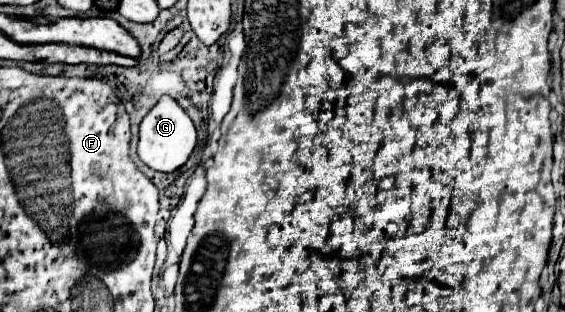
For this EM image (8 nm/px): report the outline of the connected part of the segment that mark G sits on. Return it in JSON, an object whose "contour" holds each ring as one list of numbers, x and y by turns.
{"contour":[[169,95,161,97,159,103,141,121,141,127,139,127,139,149,137,151,139,151,141,161,147,167,155,169,155,171,163,171,163,173,177,171,179,167,183,167,187,163,187,159,191,157,195,145,197,145,197,131,195,131,195,125,191,121,191,117]]}

